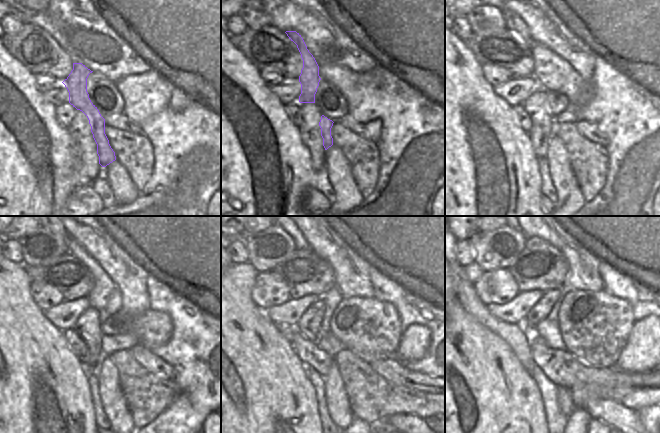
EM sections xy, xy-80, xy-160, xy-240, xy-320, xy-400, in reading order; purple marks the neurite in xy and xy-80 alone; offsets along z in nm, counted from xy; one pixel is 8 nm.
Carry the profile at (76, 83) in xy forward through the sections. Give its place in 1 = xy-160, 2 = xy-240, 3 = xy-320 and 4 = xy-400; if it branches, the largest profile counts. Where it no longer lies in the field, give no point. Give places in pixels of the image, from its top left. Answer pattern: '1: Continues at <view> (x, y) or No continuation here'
1: Continues at xy-160 (514, 23)
2: Continues at xy-240 (65, 236)
3: No continuation here
4: No continuation here.

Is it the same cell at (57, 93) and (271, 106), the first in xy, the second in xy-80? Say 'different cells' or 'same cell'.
different cells

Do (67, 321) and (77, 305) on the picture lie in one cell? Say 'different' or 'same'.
same

